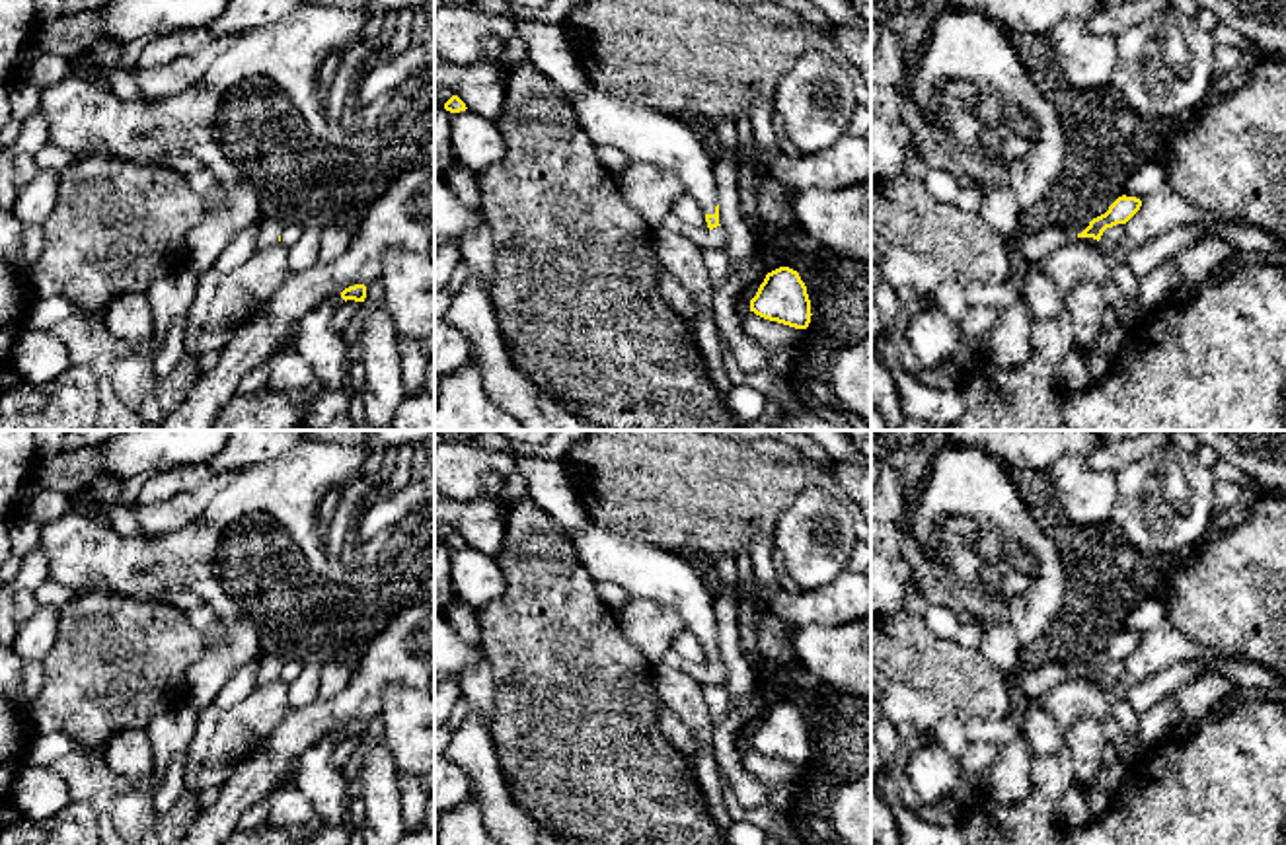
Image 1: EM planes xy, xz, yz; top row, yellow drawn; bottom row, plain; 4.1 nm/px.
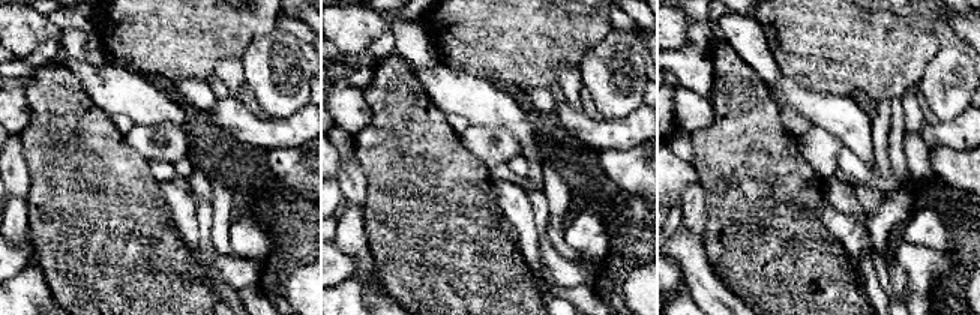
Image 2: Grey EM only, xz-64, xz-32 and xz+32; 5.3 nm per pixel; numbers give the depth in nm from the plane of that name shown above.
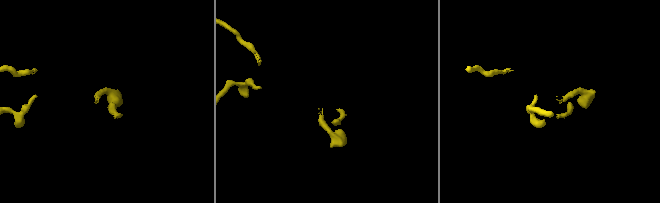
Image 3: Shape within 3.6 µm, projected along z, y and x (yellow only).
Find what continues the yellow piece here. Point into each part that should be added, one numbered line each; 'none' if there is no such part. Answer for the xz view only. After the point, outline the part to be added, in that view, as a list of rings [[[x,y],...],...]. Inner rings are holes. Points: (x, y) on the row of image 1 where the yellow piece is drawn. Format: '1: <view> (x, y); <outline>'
1: xz (643, 135); [[[594,86],[581,95],[567,95],[567,99],[596,146],[614,146],[625,152],[631,162],[647,162],[676,173],[701,210],[715,214],[713,160],[684,121],[635,105]]]

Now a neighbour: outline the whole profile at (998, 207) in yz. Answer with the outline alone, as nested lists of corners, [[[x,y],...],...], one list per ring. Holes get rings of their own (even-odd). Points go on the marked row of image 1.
[[[972,183],[972,189],[980,195],[978,216],[986,220],[1000,236],[1009,241],[1019,228],[1021,210],[1009,189],[1000,185]]]

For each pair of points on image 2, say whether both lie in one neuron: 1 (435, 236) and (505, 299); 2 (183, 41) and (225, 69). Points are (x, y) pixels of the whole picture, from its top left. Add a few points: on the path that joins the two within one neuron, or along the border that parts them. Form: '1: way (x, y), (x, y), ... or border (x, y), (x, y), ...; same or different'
1: way (452, 252), (488, 288); same
2: border (240, 59), (222, 59), (213, 74); different

